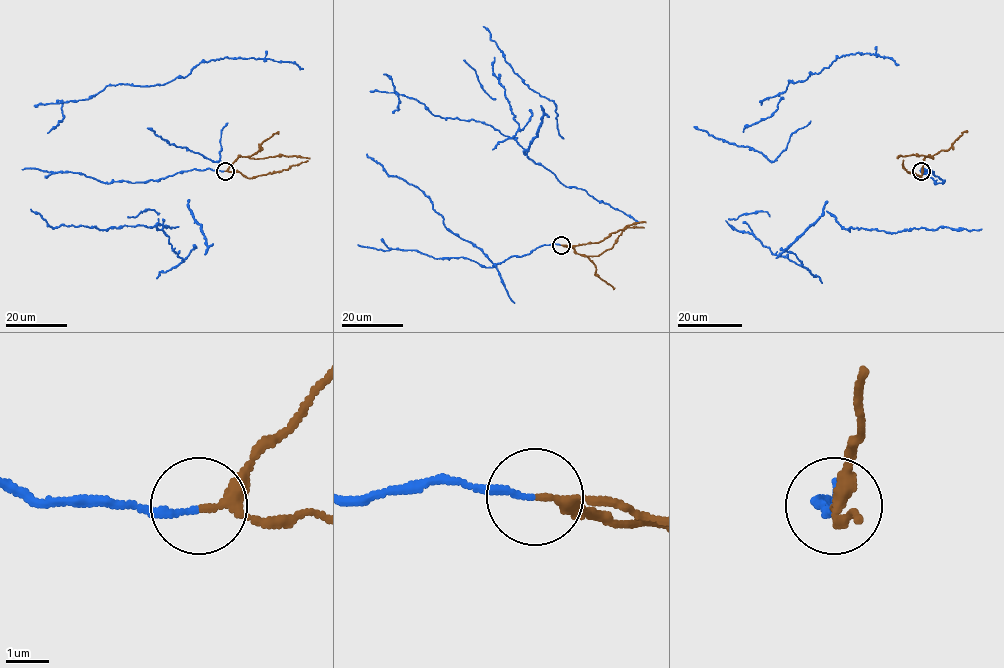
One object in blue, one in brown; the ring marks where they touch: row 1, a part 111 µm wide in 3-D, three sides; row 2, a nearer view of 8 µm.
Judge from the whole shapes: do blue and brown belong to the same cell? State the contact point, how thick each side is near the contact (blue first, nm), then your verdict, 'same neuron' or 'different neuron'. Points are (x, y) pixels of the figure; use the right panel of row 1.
at (921, 171); 140 nm thick on the blue side, 180 nm on the other; same neuron

